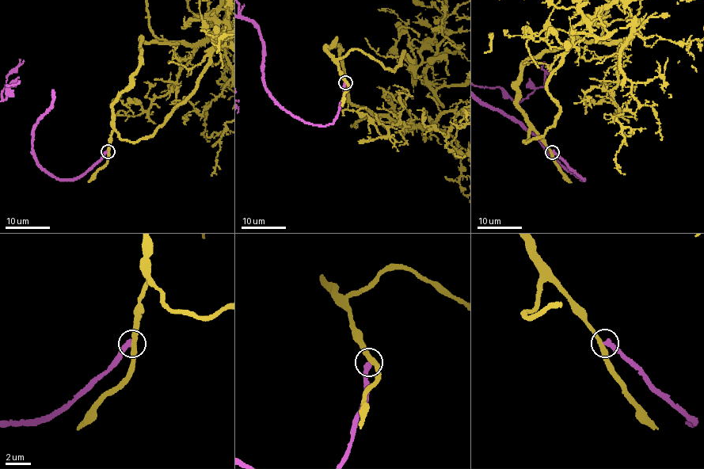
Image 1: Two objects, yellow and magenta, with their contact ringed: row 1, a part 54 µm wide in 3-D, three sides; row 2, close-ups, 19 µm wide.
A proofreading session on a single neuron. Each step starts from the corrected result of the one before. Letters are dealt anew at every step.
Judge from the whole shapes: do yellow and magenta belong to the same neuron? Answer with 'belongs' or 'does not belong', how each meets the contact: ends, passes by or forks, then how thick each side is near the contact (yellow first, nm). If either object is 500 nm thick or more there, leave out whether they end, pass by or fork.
does not belong; yellow passes by; magenta ends there; 360 nm thick on the yellow side, 440 nm on the other

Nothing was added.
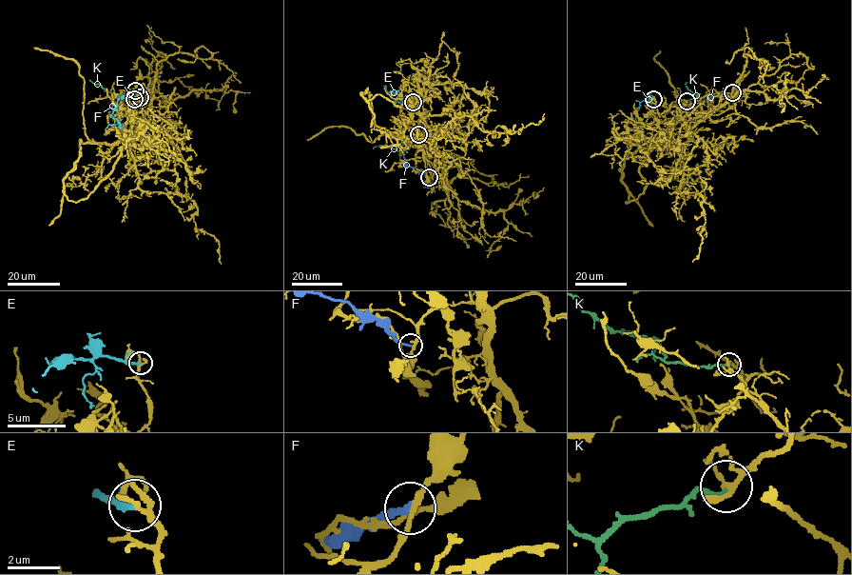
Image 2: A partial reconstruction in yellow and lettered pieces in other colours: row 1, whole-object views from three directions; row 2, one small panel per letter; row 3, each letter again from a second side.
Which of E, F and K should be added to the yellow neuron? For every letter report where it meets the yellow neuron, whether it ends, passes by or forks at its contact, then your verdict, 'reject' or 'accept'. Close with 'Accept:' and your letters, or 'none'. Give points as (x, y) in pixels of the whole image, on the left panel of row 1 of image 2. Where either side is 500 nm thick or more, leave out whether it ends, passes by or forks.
E: meets yellow at (140, 97); it ends there; reject
F: meets yellow at (135, 90); it ends there; reject
K: meets yellow at (134, 99); it ends there; reject
Accept: none

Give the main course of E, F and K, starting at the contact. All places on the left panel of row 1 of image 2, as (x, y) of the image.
E: (140, 97), (121, 96), (111, 114), (118, 123), (107, 128)
F: (135, 90), (114, 95), (111, 102), (113, 120)
K: (134, 99), (121, 99), (119, 95), (106, 91), (89, 80)

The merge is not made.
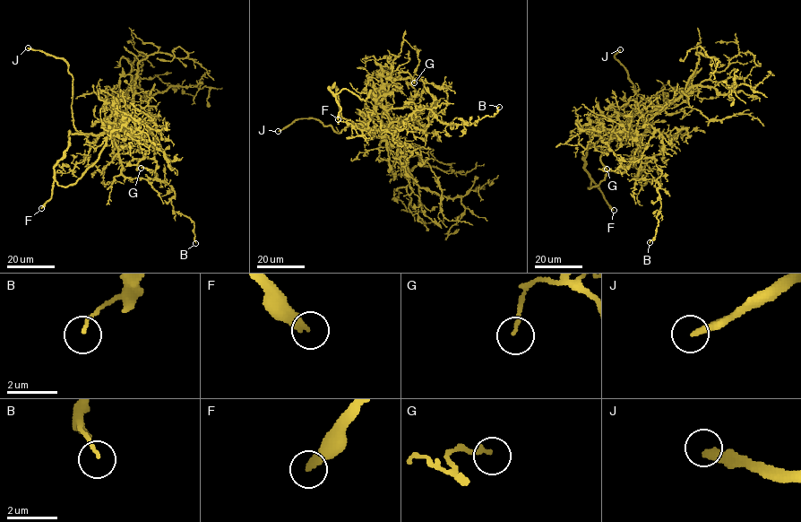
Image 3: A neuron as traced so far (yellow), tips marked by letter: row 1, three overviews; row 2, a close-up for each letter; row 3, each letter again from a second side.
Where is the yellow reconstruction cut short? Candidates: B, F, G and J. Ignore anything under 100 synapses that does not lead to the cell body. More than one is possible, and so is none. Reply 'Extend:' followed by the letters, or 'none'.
Extend: F

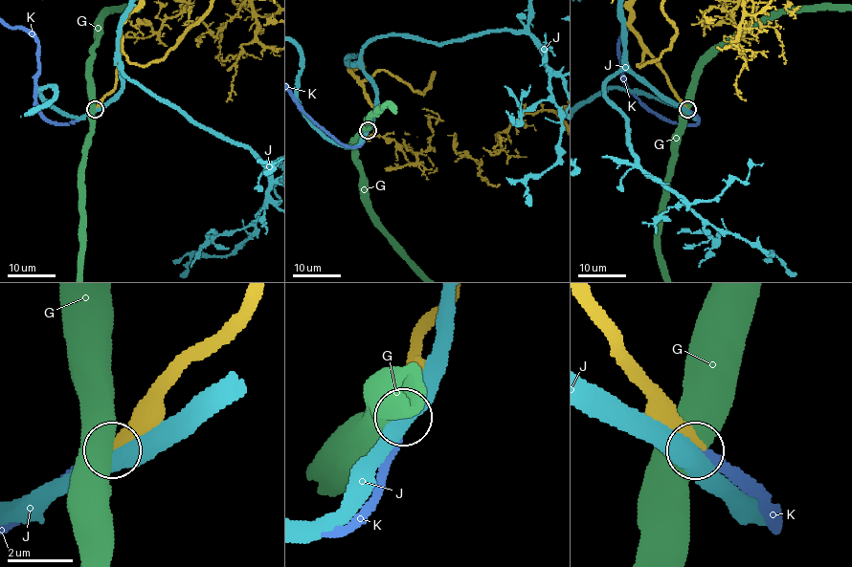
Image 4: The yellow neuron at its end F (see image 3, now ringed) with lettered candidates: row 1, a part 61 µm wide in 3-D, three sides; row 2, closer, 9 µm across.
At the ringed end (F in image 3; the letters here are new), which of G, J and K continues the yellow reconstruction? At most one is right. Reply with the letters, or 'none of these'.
K

